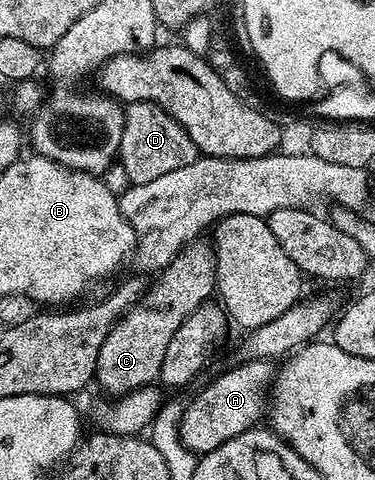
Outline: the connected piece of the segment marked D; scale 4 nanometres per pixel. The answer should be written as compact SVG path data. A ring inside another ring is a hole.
M132 101L123 109L117 161L120 166L123 164L123 173L130 184L149 183L160 175L169 175L169 171L177 171L177 167L193 163L196 156L197 150L189 135L160 105L151 101Z

